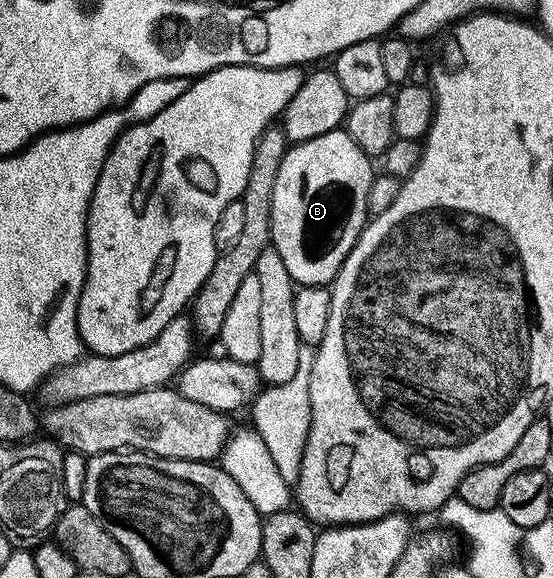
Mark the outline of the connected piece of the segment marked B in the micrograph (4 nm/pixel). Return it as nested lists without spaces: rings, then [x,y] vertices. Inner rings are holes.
[[[344,129],[292,144],[283,157],[279,177],[275,177],[275,193],[271,197],[271,245],[279,257],[283,257],[283,265],[287,265],[287,273],[291,273],[297,287],[329,287],[355,241],[359,241],[361,230],[371,218],[367,197],[371,193],[375,168],[369,163],[372,163],[370,156],[355,145]]]

